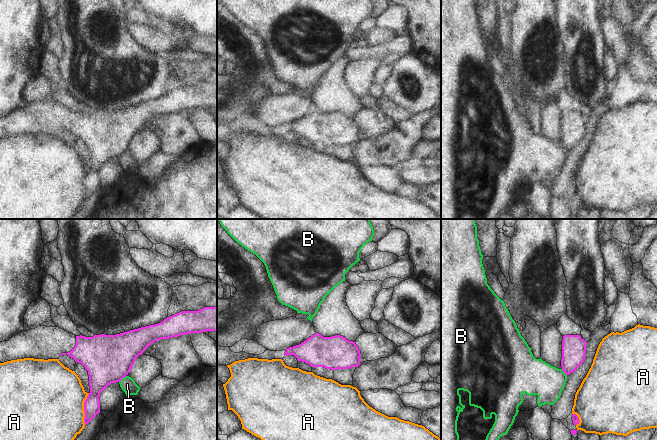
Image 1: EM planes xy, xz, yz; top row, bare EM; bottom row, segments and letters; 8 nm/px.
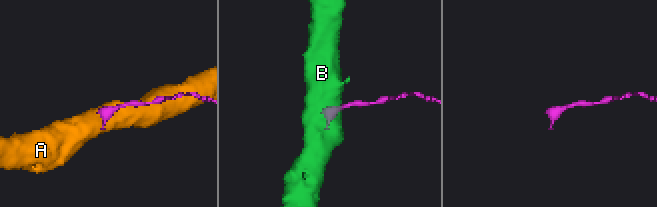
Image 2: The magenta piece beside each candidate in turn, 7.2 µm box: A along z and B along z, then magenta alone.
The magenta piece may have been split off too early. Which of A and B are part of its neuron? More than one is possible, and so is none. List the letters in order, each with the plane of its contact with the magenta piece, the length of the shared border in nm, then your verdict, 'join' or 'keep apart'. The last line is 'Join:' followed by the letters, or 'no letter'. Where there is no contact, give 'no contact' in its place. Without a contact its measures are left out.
A: xy | 260 nm | keep apart
B: xy | 80 nm | keep apart
Join: no letter

